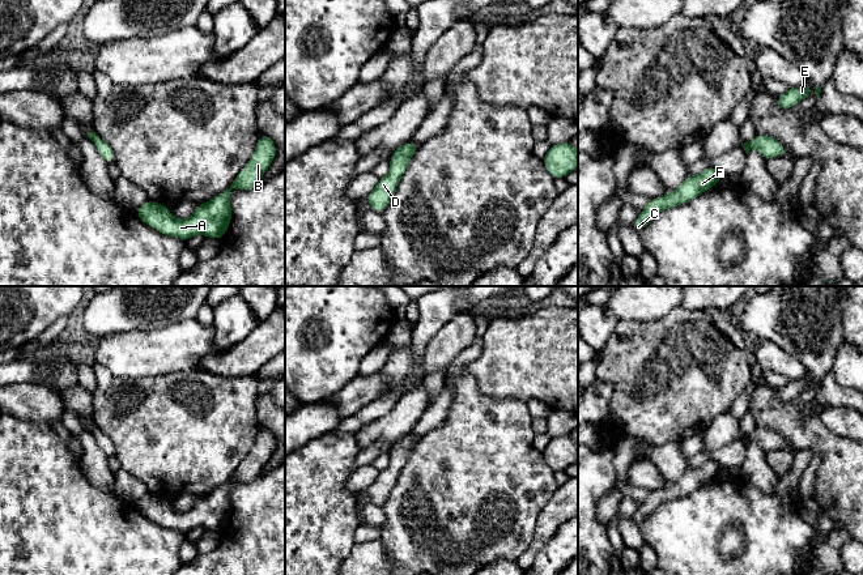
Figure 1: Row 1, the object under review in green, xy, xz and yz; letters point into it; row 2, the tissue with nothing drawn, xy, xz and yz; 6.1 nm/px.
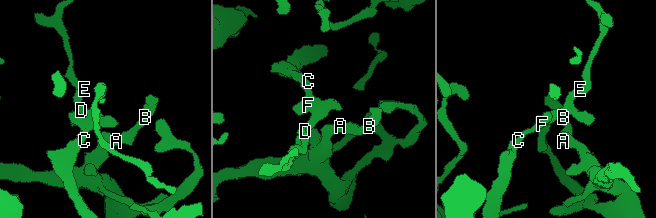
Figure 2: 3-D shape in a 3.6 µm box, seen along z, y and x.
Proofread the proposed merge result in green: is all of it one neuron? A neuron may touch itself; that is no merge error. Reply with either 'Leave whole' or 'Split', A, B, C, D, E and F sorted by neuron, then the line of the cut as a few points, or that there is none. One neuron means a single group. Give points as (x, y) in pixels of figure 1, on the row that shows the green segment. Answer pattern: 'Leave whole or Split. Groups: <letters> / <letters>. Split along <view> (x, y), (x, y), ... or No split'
Leave whole. Groups: A B C D E F. No split

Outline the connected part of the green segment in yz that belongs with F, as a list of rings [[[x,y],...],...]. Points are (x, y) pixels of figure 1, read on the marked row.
[[[714,166],[706,167],[698,175],[686,175],[677,189],[662,197],[649,200],[646,208],[639,212],[639,216],[633,222],[634,229],[641,233],[662,210],[689,203],[718,184],[720,179],[722,172]]]

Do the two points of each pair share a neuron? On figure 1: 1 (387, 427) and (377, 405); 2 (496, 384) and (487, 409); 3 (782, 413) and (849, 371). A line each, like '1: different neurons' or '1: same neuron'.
1: different neurons
2: different neurons
3: different neurons

